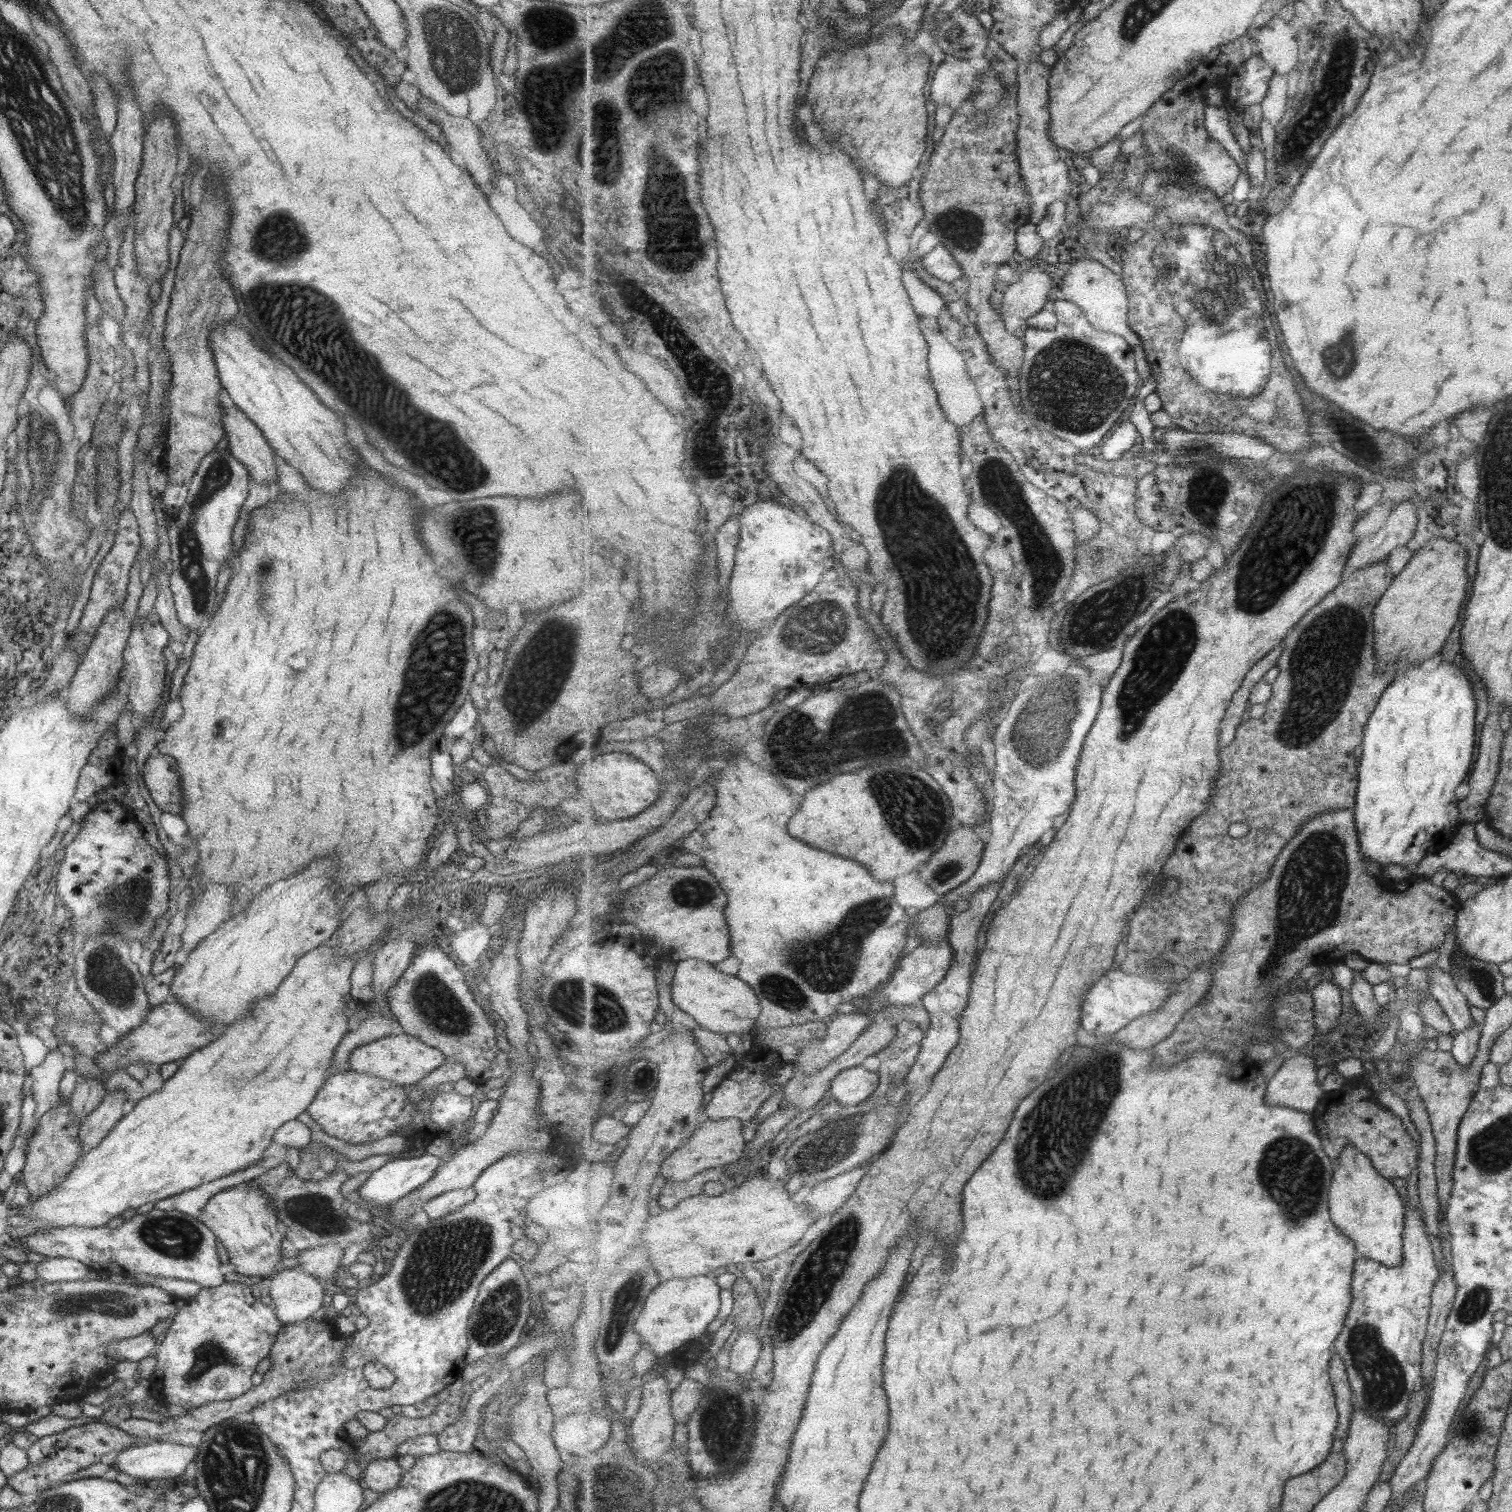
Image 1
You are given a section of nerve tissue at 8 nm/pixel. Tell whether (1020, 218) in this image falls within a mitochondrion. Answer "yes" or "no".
no

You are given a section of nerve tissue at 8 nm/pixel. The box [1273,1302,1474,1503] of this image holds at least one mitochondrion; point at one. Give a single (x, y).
(1383, 1381)

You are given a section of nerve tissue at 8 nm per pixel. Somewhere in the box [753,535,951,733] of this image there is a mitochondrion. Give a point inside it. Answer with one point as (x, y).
(816, 631)

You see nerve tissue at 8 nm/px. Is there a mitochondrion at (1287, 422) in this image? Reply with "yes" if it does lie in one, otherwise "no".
no

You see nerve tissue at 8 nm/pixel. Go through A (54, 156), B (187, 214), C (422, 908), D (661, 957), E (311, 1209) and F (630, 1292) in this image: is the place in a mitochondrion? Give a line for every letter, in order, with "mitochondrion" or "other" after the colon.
A: mitochondrion
B: other
C: other
D: other
E: mitochondrion
F: mitochondrion

